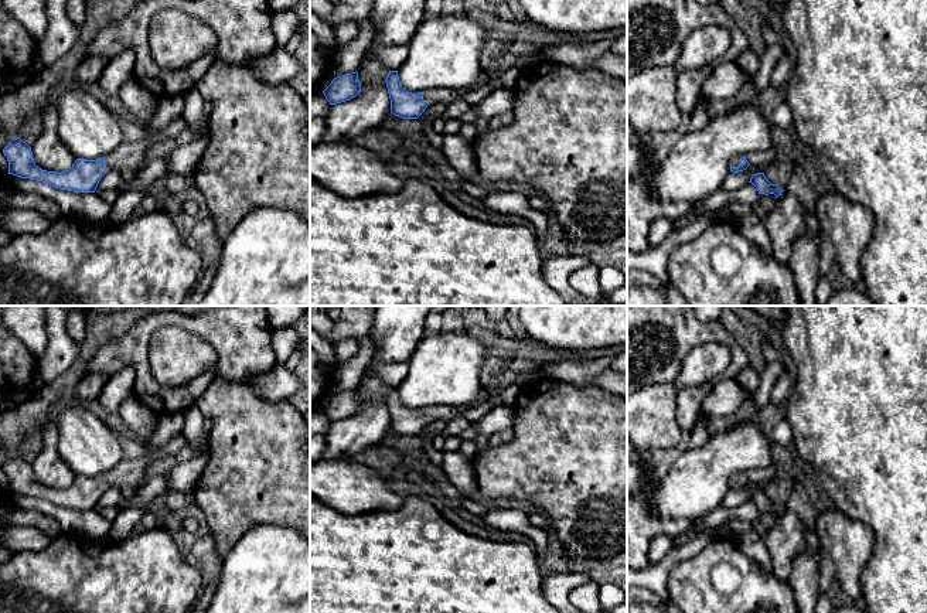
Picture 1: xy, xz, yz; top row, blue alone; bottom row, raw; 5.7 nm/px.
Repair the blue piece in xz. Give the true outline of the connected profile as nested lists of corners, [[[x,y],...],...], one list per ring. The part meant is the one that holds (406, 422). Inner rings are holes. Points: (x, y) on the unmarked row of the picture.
[[[389,388],[386,405],[391,416],[391,429],[402,436],[418,436],[433,420],[451,420],[460,416],[459,406],[427,406],[425,409],[408,409],[399,398],[398,388]]]

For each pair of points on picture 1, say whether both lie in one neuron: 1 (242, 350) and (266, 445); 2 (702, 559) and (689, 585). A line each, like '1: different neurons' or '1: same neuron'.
1: different neurons
2: same neuron

